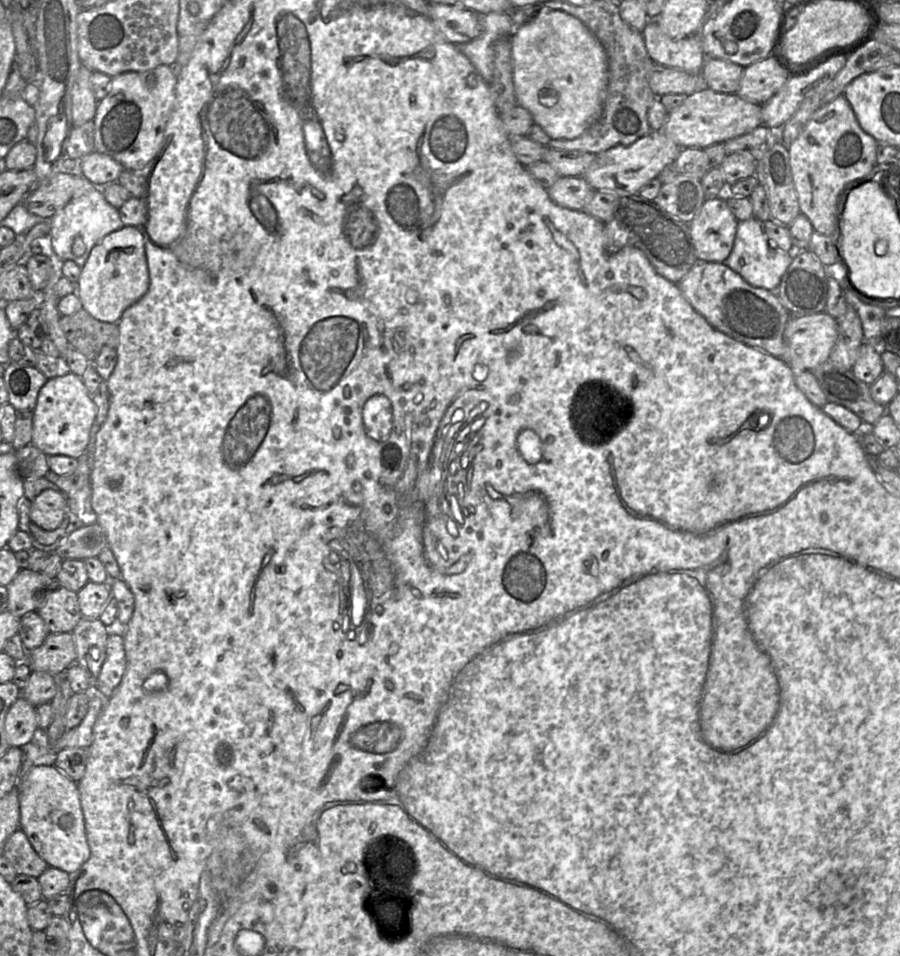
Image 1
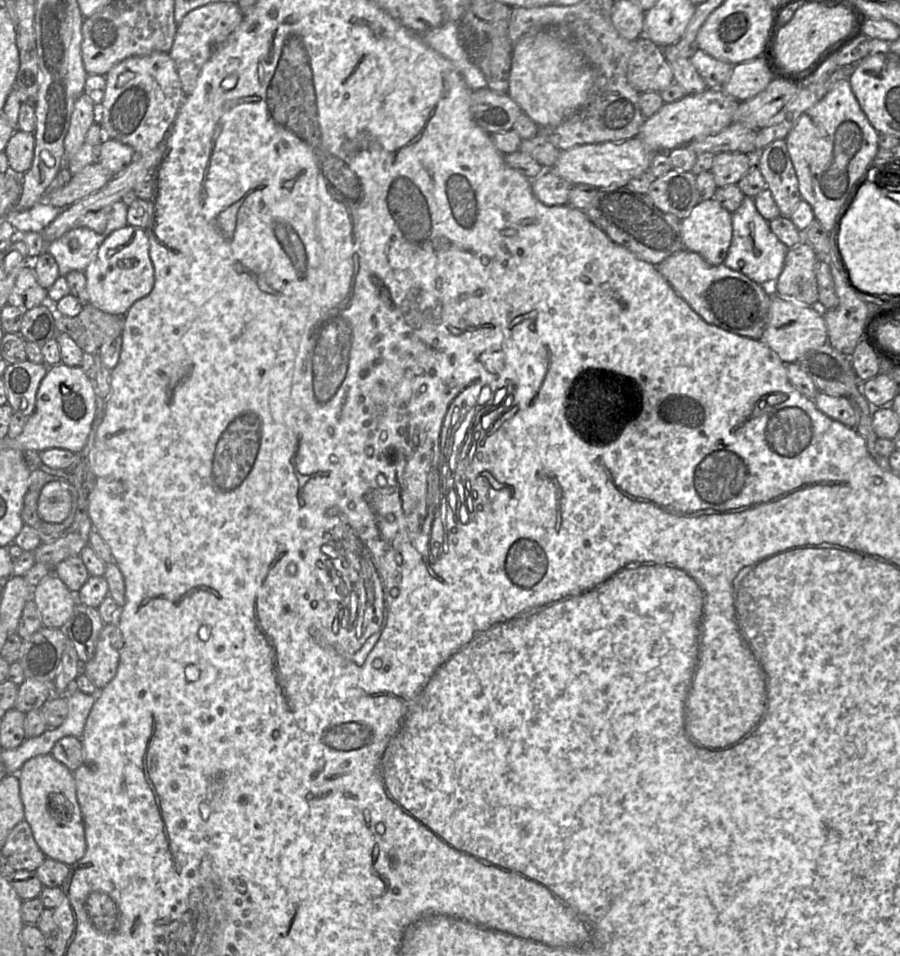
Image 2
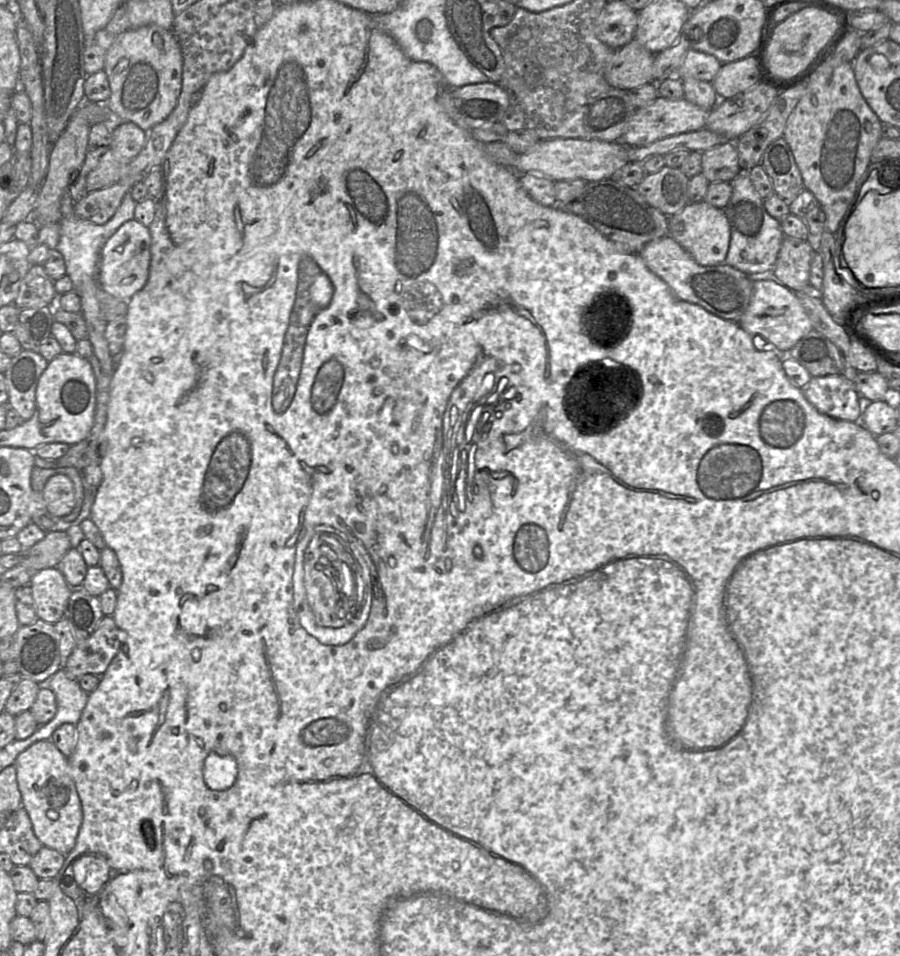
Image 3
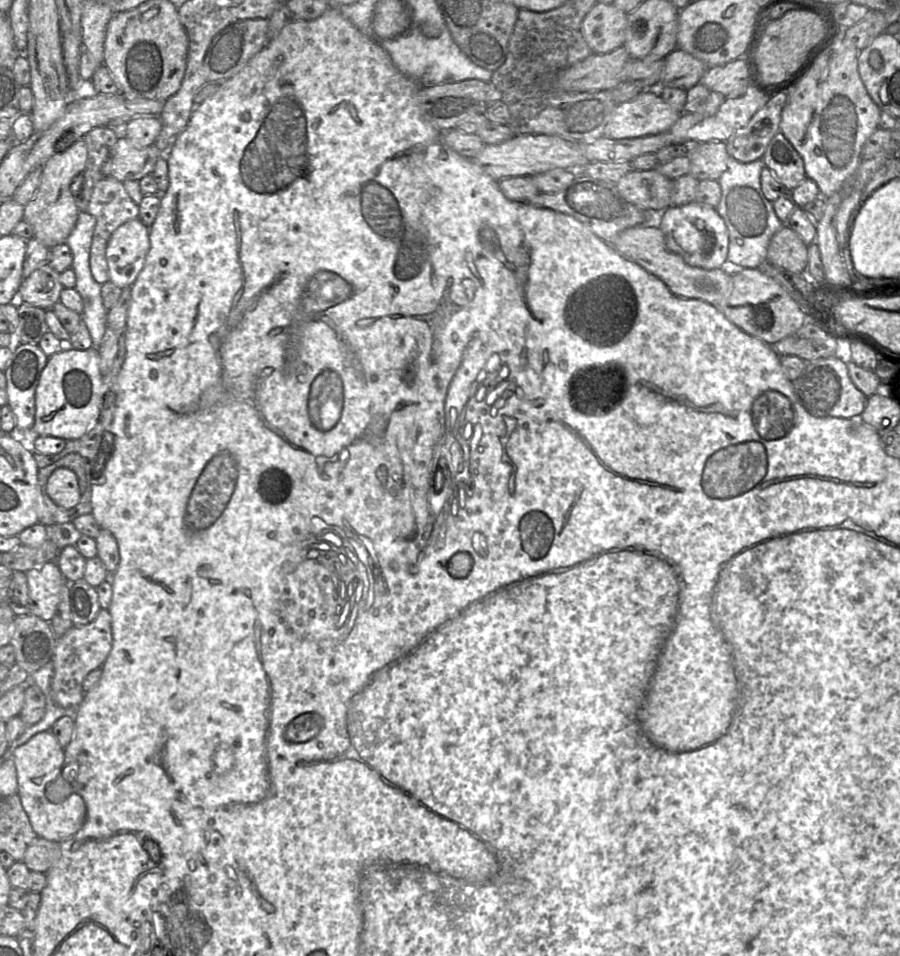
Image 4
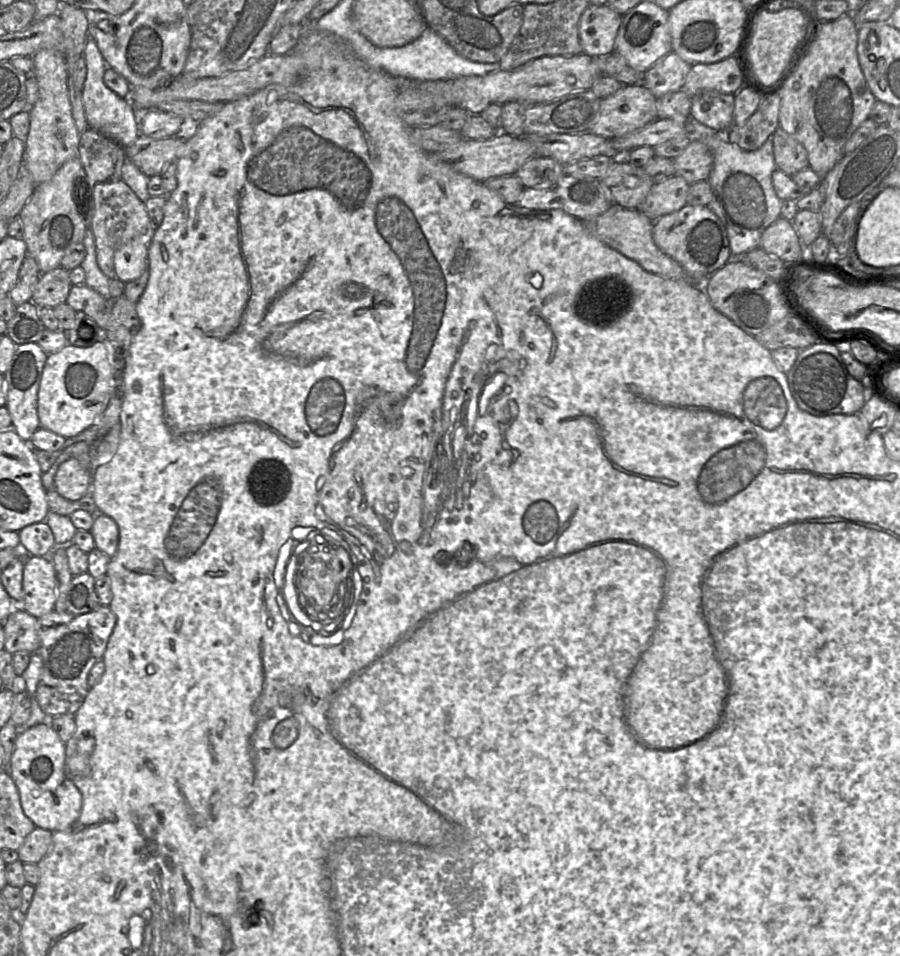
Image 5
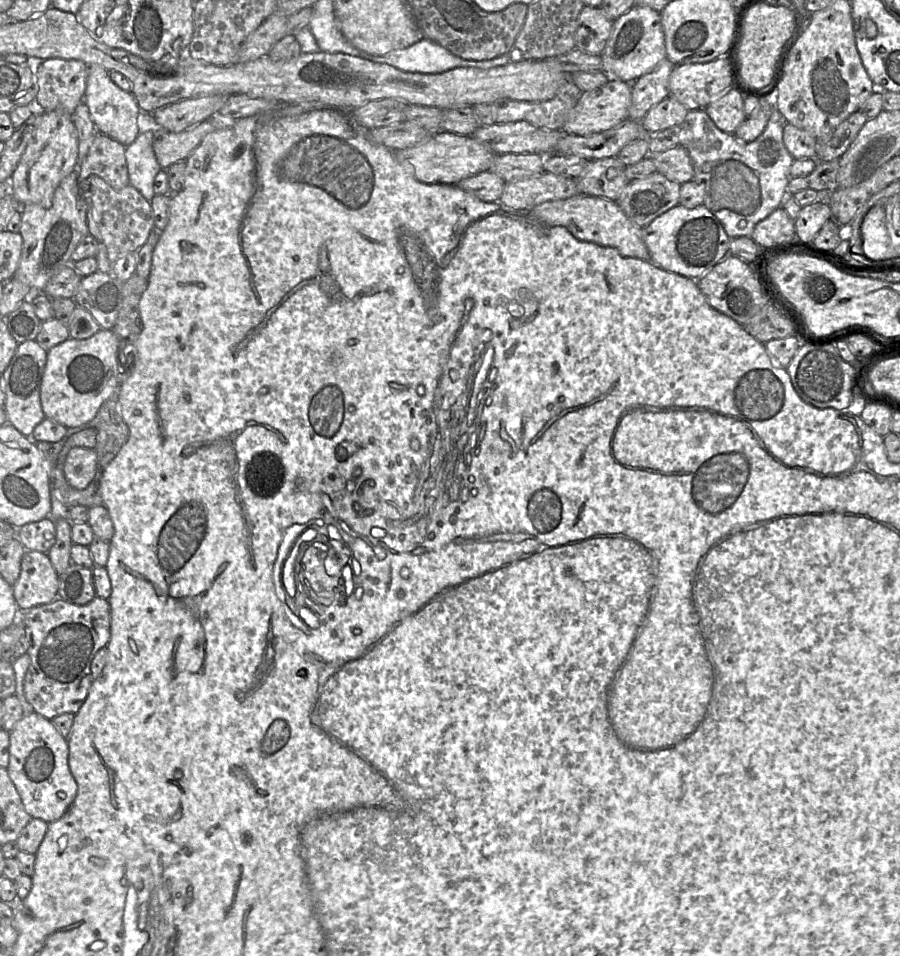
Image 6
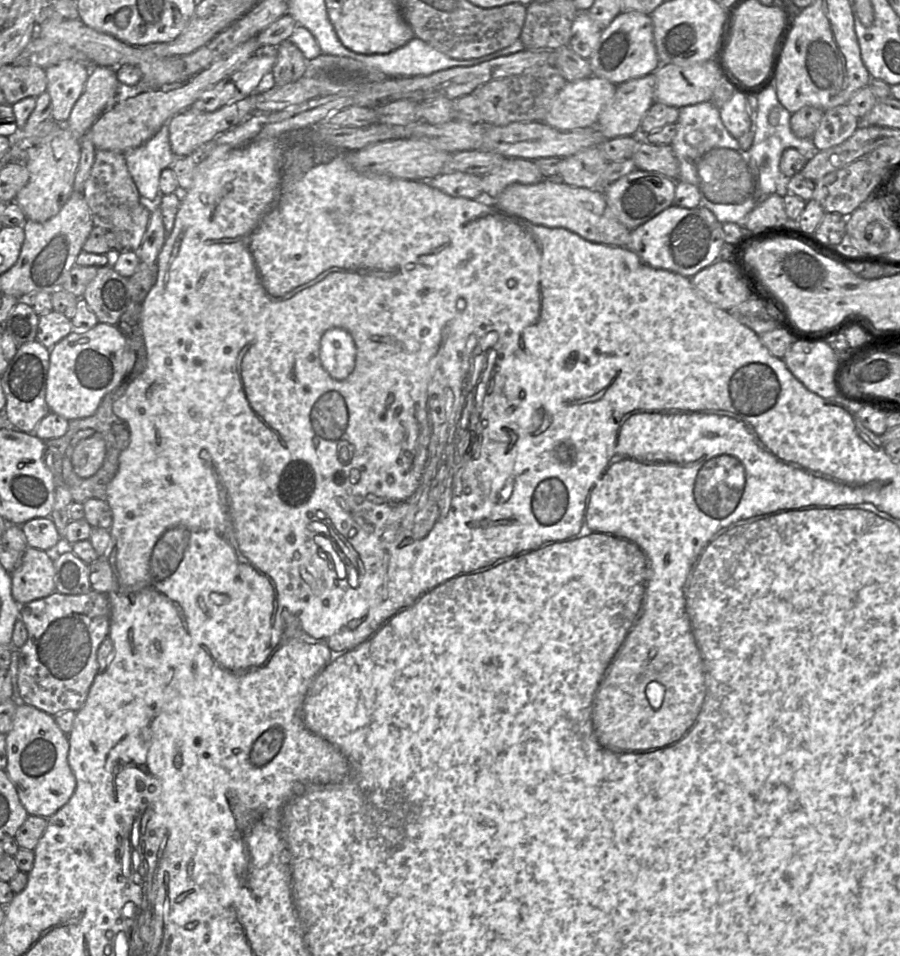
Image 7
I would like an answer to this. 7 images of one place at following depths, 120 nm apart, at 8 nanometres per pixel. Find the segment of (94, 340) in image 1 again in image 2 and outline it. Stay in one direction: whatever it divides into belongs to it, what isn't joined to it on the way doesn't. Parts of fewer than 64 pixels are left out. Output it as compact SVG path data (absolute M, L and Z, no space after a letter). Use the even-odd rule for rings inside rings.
M91 304L84 305L75 317L56 316L55 319L57 331L68 334L89 354L99 353L106 340L122 335L124 325L125 315L109 314Z

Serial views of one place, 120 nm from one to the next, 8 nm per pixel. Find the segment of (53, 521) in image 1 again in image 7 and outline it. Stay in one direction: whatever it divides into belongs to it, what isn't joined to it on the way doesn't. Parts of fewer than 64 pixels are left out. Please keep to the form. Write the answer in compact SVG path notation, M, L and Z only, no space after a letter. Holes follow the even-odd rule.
M95 432L75 447L71 459L74 472L81 478L93 476L102 466L105 454L105 441Z

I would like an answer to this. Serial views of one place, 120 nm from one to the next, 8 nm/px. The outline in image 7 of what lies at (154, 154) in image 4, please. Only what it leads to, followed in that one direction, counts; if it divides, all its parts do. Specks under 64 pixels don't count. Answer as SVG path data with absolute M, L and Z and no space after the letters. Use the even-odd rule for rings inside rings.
M256 93L245 99L225 105L213 112L197 110L192 105L177 113L166 124L169 127L171 150L176 158L193 155L201 146L212 141L218 134L225 132L245 121L256 111Z

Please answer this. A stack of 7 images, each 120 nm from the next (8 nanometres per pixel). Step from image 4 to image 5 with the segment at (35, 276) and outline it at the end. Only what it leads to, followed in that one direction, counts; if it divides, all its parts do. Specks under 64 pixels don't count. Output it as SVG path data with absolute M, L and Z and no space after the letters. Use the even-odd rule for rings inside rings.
M62 267L41 274L31 301L38 307L54 308L67 301L72 287L70 272Z

